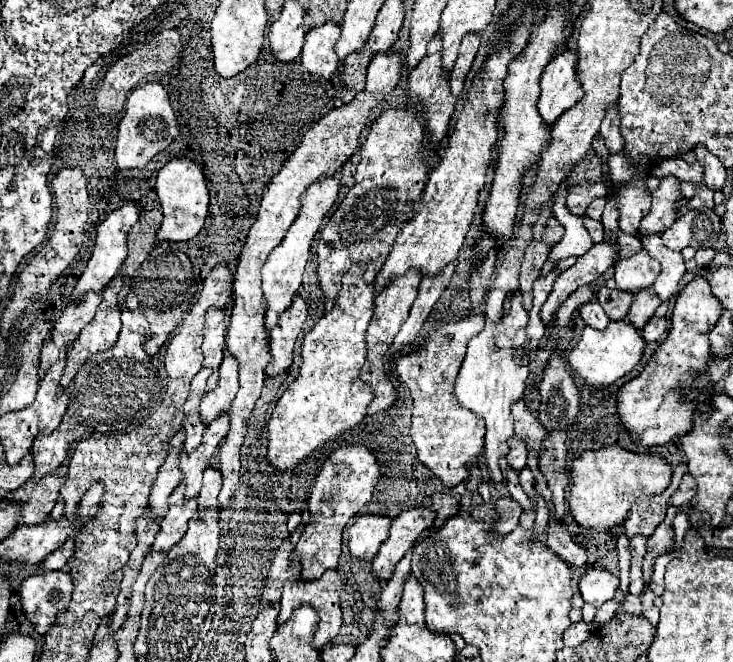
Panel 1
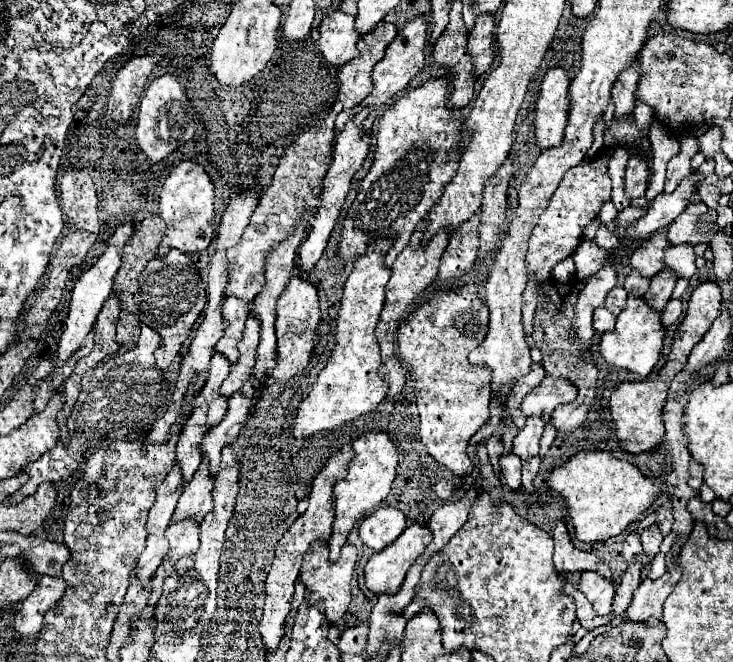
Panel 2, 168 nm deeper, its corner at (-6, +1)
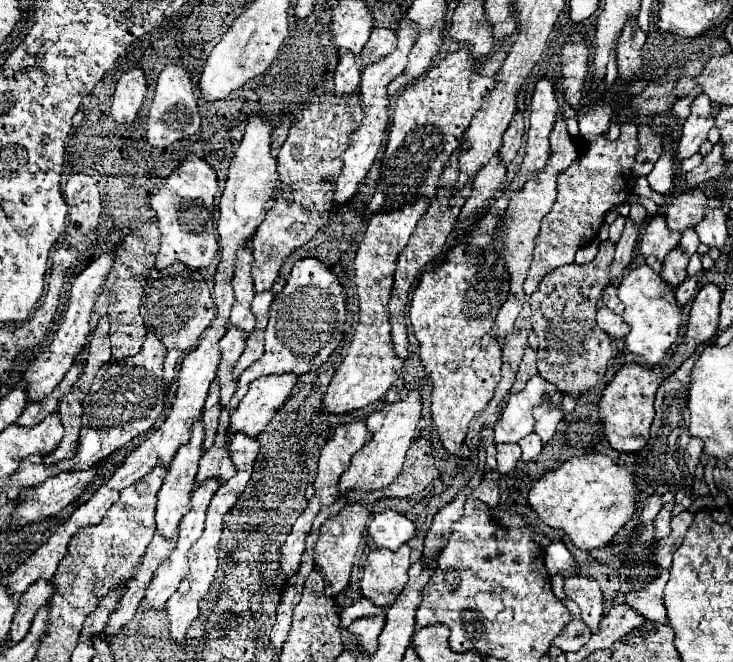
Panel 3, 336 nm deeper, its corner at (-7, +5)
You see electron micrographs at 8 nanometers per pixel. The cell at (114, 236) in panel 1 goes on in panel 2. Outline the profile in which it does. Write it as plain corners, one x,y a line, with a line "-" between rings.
129,222
121,224
115,234
111,236
109,244
107,244
107,250
103,252
103,256
97,260
97,264
93,268
89,268
73,286
73,292
71,292
71,302
69,302
69,314
67,314
67,320
65,320
65,330
61,334
61,340
59,340
59,346
57,346
57,354
55,354
55,368
63,366
63,362
75,352
79,350
83,344
85,344
85,338
87,334
91,332
95,320
97,320
97,314
103,306
103,302
111,296
111,290
113,290
113,278
121,266
121,252
123,252
123,246
125,242
131,238
133,234
133,226

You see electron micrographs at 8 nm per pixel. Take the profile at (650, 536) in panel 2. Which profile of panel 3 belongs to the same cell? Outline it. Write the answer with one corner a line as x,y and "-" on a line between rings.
670,501
663,505
662,510
658,512
656,520
654,520
654,538
662,540
671,532
671,518
674,501

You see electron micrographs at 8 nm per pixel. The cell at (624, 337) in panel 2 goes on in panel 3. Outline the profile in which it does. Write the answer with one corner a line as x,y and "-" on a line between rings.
642,264
642,266
630,270
622,278
622,284
618,286
618,298
626,306
624,314
622,314
624,322
632,324
630,334
624,336
626,348
632,354
642,356
650,366
656,366
658,362
662,362
668,348
678,338
678,328
682,324
680,308
676,306
676,298
674,298
674,290
670,286
666,286
666,282
658,274
654,274
650,266

